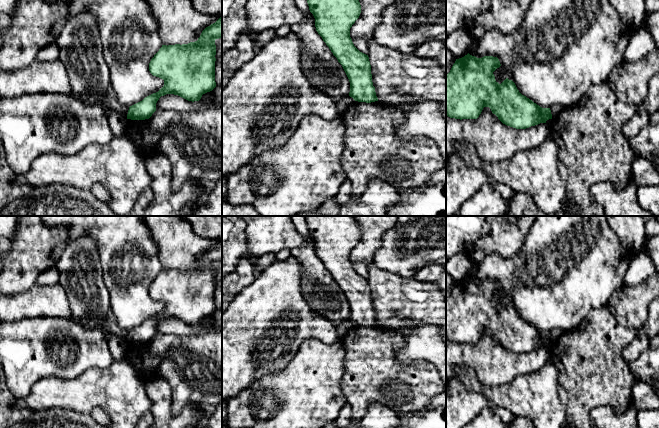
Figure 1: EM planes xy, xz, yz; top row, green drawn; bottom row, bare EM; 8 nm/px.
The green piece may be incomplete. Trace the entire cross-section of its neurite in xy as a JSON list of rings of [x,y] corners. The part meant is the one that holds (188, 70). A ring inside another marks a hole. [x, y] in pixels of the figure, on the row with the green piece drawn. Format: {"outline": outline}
{"outline": [[[222,16],[206,27],[195,42],[188,44],[162,45],[149,63],[149,71],[153,76],[164,80],[164,86],[156,93],[145,97],[142,101],[129,107],[127,119],[149,119],[156,111],[156,103],[166,94],[178,95],[188,101],[199,101],[203,94],[216,87],[215,82],[215,40],[222,38]]]}

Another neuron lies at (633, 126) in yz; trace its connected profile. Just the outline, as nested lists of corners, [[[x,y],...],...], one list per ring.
[[[646,112],[638,113],[629,119],[623,126],[623,134],[627,139],[639,134],[641,129],[648,123],[651,114]]]

